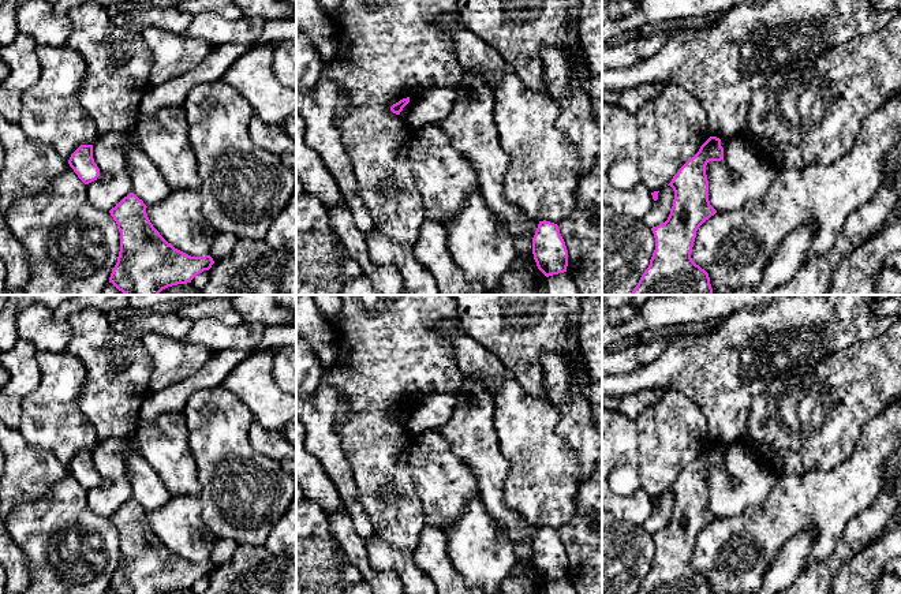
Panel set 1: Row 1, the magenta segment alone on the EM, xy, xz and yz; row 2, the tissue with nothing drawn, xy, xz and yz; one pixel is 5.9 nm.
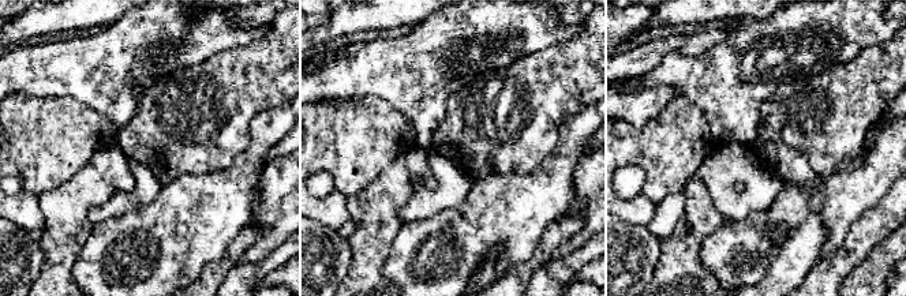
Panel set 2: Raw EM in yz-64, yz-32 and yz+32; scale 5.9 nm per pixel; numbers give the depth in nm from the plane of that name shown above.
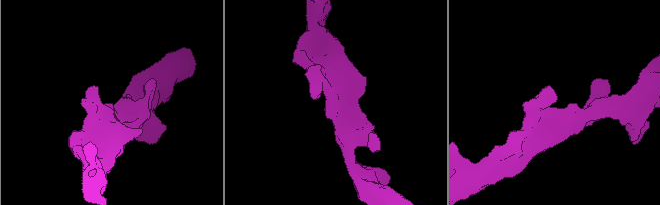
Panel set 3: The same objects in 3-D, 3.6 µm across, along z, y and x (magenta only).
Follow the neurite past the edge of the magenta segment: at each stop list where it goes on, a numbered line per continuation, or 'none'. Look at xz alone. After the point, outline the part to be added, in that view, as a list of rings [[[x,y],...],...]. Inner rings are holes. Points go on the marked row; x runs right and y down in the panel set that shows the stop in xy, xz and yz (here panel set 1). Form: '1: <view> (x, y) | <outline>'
none

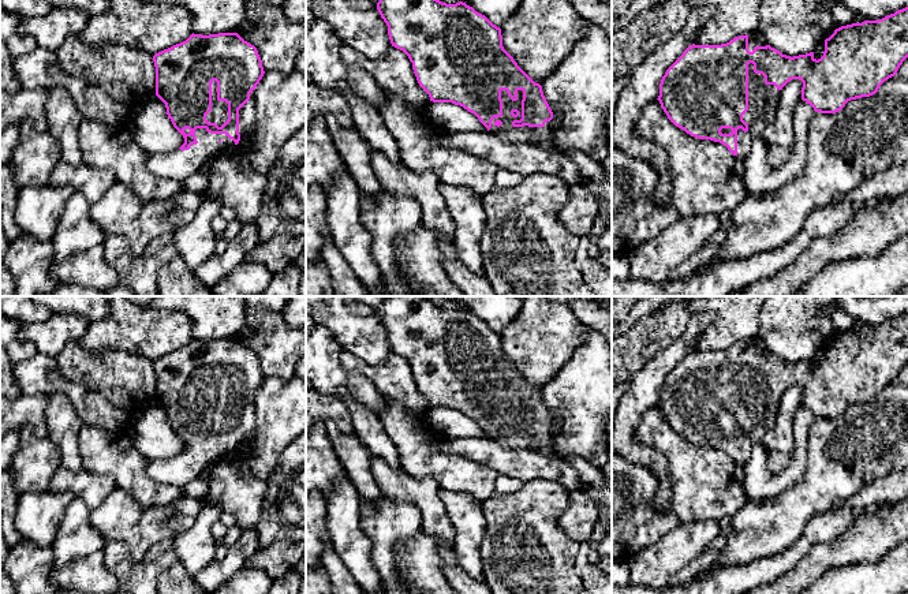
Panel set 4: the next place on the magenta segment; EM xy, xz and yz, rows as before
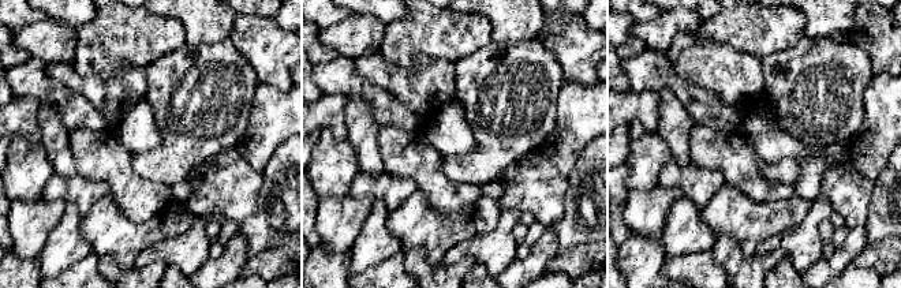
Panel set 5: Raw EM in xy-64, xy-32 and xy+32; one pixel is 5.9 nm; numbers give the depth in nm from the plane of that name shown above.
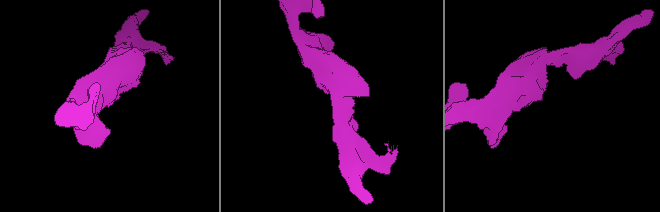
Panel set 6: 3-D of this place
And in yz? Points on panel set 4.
1: yz (762, 98) | [[[748,64],[748,111],[743,120],[748,124],[748,131],[737,130],[737,158],[747,161],[754,138],[761,137],[762,131],[773,123],[777,102],[781,96],[774,85],[766,85],[762,74],[754,72],[754,64]]]

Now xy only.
1: xy (219, 114) | [[[212,82],[212,111],[206,115],[209,123],[221,127],[228,120],[228,104],[217,100],[217,82]]]

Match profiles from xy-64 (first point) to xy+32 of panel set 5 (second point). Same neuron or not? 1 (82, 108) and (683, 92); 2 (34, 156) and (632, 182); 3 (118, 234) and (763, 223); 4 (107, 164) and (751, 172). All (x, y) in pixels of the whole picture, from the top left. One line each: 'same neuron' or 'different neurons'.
1: same neuron
2: same neuron
3: same neuron
4: same neuron

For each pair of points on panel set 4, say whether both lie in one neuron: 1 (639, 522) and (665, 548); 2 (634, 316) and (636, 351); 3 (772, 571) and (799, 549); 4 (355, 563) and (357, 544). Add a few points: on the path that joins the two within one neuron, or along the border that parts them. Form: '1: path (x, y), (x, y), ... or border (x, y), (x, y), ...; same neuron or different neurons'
1: border (680, 522), (631, 557); different neurons
2: border (656, 310), (641, 317), (626, 333); different neurons
3: path (778, 564), (792, 555); same neuron
4: path (355, 559), (355, 548); same neuron

